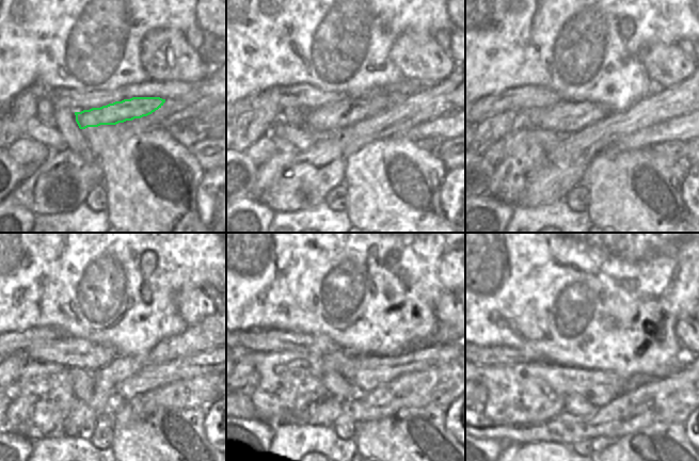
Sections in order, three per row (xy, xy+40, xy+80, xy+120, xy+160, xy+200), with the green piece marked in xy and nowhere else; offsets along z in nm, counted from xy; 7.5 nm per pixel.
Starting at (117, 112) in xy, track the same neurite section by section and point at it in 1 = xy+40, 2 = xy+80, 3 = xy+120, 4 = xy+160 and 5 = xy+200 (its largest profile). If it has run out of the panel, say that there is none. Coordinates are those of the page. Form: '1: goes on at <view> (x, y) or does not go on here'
1: goes on at xy+40 (335, 116)
2: goes on at xy+80 (567, 116)
3: goes on at xy+120 (70, 352)
4: goes on at xy+160 (280, 346)
5: goes on at xy+200 (487, 355)

